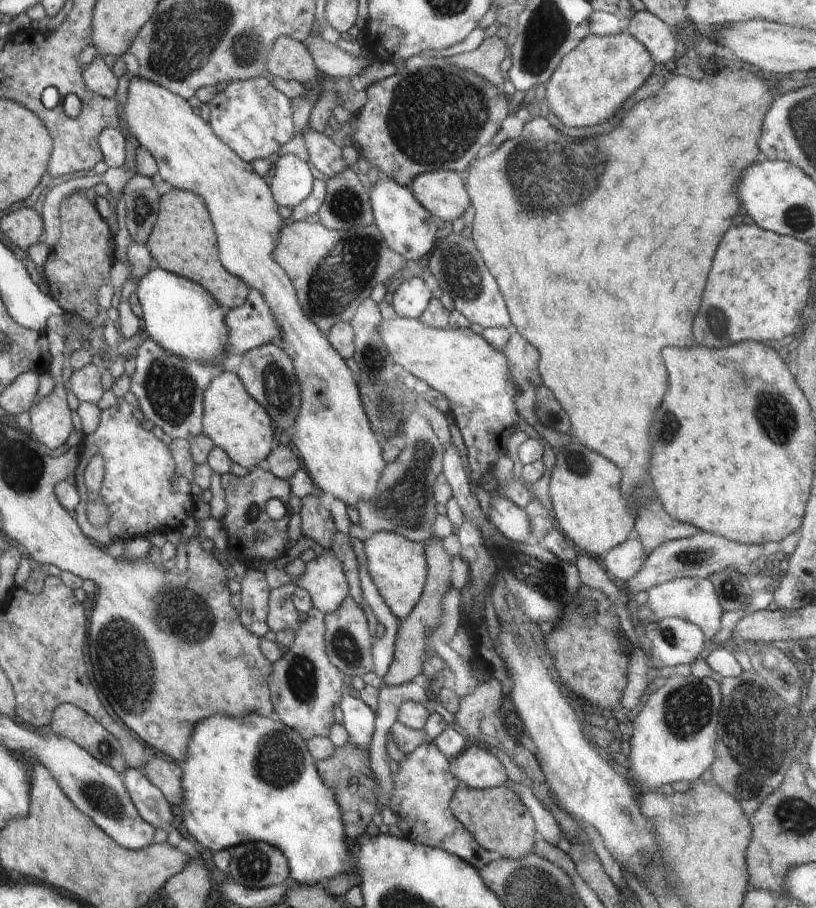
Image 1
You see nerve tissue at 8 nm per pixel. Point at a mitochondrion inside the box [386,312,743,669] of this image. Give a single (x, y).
(547, 579)

